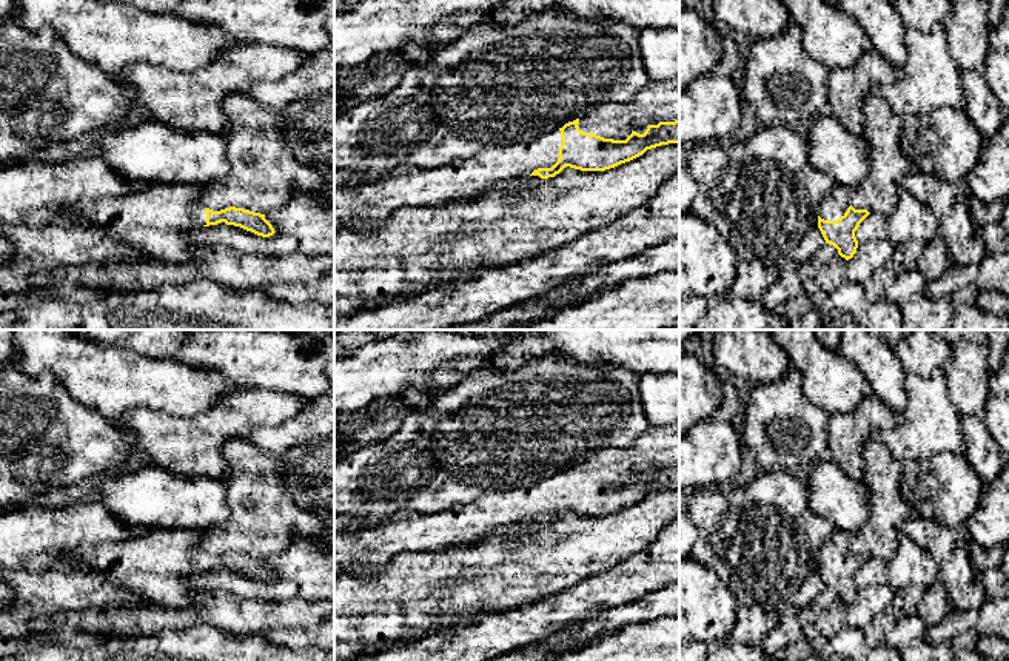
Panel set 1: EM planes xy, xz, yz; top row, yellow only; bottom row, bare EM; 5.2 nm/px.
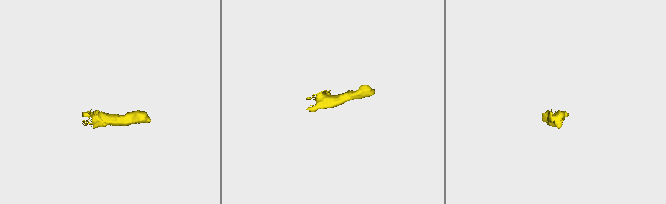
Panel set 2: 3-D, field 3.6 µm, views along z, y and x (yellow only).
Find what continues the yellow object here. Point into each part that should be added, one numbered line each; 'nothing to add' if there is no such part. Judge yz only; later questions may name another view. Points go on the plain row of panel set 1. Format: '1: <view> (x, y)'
1: yz (834, 550)

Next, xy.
1: xy (157, 564)

